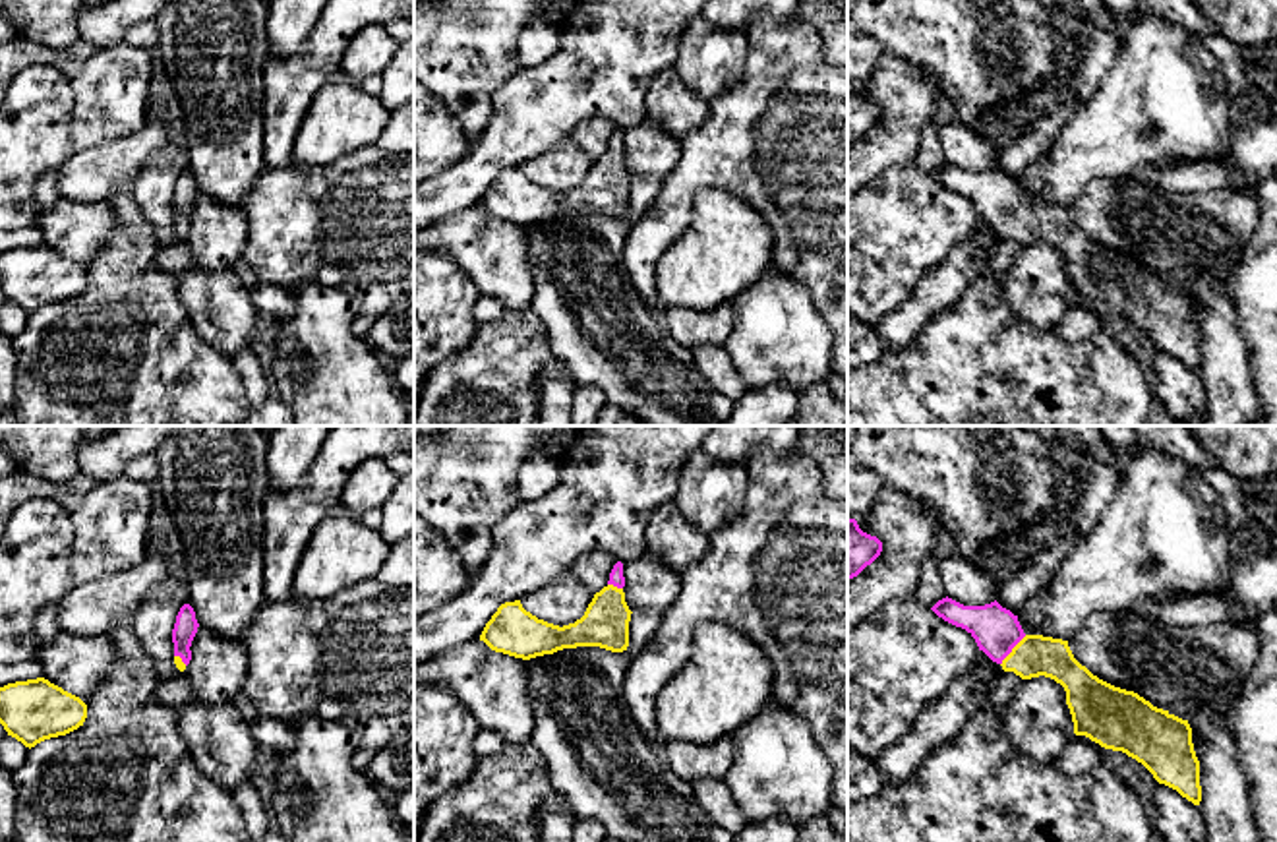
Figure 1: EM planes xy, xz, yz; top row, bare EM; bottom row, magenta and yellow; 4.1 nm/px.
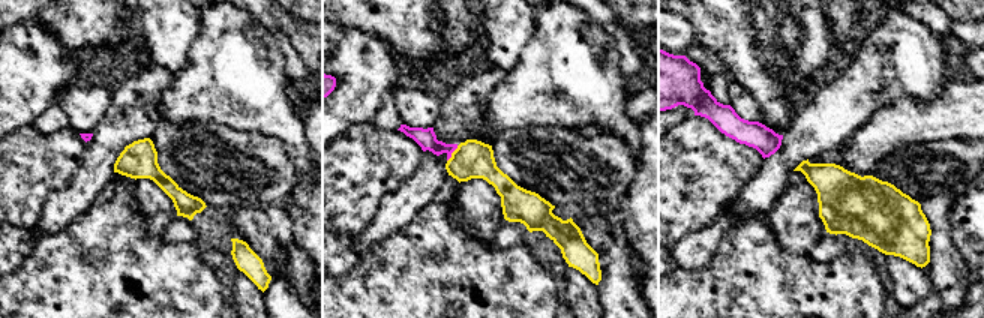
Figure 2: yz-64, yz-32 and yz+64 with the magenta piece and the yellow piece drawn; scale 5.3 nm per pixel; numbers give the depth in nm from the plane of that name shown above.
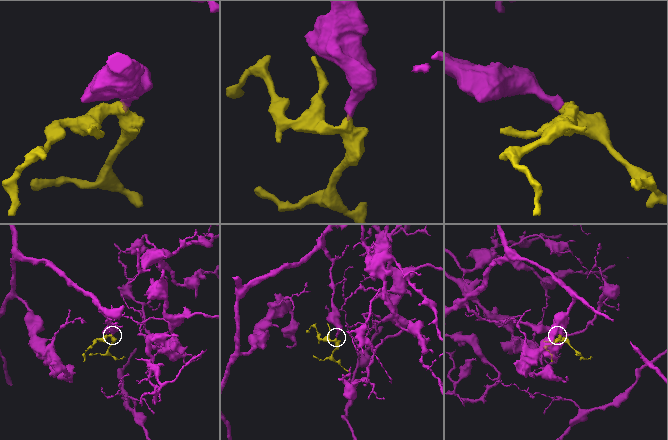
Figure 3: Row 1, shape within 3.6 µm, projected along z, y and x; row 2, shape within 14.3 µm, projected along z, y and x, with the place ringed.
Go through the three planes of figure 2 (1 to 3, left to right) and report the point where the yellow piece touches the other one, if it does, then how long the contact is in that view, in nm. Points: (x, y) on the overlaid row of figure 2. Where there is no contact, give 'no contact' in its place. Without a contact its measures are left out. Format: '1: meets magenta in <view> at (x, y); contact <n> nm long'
1: no contact
2: meets magenta in yz-32 at (452, 152); contact 110 nm long
3: no contact

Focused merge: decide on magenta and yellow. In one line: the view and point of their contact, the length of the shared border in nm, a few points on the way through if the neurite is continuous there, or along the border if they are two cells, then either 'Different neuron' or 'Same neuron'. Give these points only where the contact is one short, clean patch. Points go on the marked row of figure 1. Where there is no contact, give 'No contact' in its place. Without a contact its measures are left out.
Touches magenta at yz (1010, 651). Shared border 170 nm. Path across: yz (995, 630), (1010, 651), (1036, 655). Same neuron

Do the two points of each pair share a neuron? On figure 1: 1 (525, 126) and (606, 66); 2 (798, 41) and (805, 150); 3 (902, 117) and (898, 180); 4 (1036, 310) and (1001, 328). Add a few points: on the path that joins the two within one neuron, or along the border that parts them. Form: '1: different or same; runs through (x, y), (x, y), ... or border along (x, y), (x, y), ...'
1: same; runs through (544, 107), (560, 91), (587, 76)
2: same; runs through (798, 68), (800, 122)
3: different; border along (914, 161), (902, 167), (887, 167), (867, 184)
4: different; border along (999, 277), (1001, 299), (1026, 322), (1051, 330)

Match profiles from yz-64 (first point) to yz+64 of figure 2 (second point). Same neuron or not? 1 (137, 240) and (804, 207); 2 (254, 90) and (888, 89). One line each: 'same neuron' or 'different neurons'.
1: different neurons
2: same neuron

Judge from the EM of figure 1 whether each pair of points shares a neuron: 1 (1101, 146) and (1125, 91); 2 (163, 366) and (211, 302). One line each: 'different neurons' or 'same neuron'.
1: same neuron
2: different neurons

